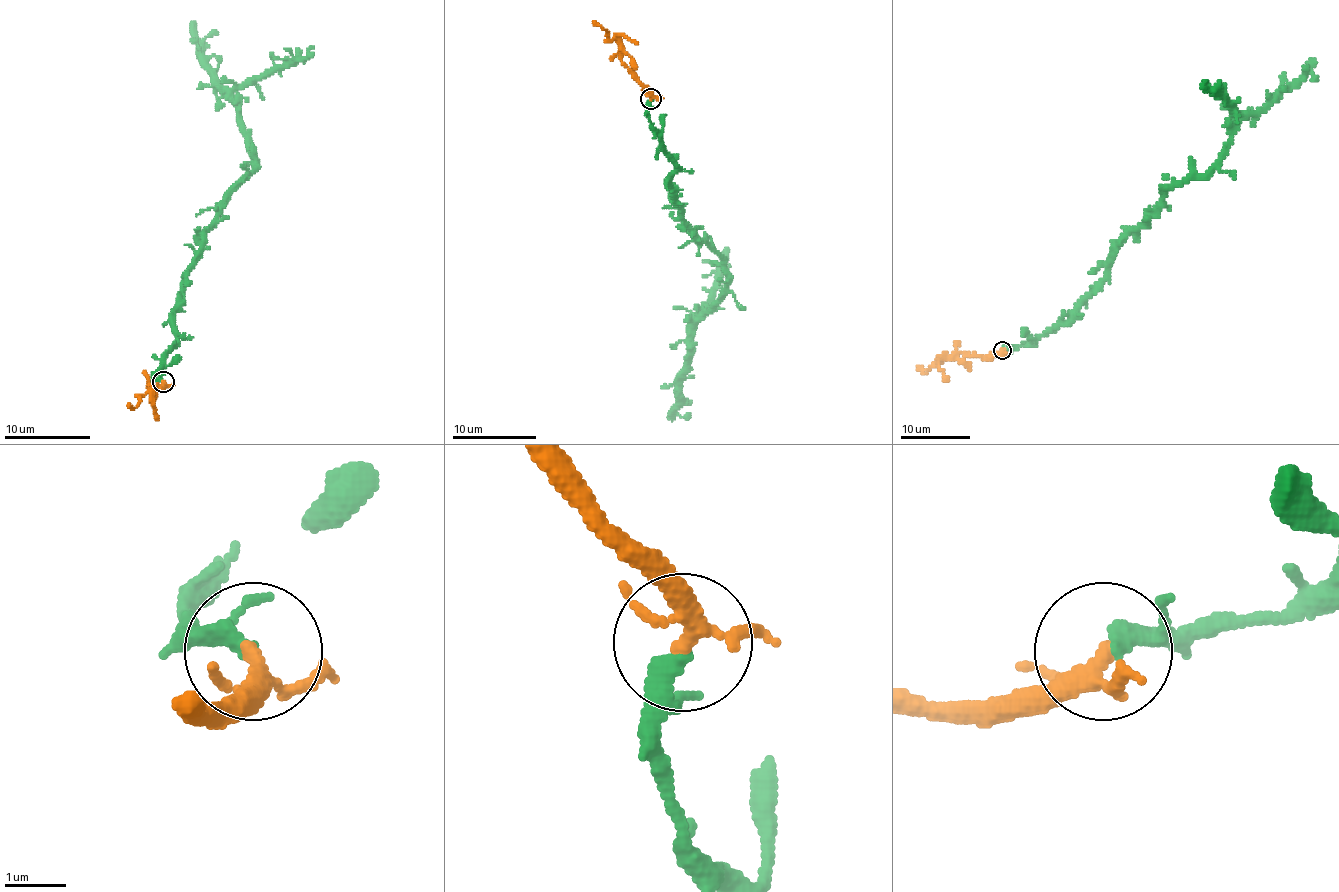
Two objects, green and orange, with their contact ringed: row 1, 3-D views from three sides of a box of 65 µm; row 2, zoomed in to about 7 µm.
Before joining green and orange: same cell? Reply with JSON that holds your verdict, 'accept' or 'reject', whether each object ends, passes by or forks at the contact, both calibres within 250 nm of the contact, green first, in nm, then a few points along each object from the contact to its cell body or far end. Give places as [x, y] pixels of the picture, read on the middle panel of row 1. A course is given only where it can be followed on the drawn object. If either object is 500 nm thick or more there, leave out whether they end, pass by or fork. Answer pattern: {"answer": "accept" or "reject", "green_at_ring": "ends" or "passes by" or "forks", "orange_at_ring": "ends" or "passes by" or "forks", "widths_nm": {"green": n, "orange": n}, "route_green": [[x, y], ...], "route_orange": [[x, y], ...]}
{"answer": "accept", "green_at_ring": "passes by", "orange_at_ring": "forks", "widths_nm": {"green": 220, "orange": 200}, "route_green": [[650, 100], [677, 169], [670, 202], [725, 274], [694, 327], [675, 409], [690, 413]], "route_orange": [[650, 98], [644, 86], [622, 61], [619, 44], [593, 21]]}

